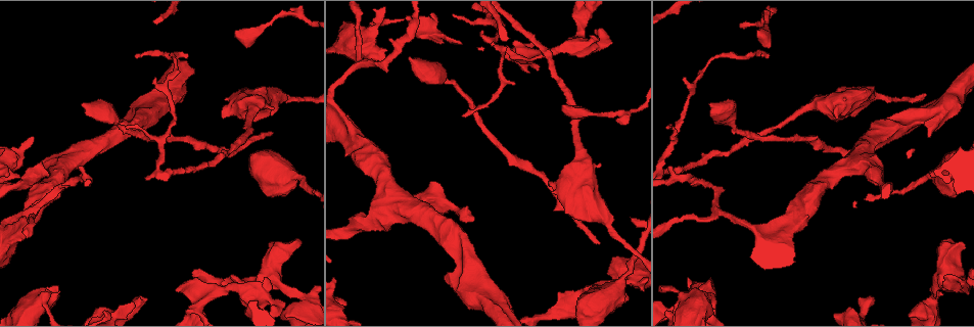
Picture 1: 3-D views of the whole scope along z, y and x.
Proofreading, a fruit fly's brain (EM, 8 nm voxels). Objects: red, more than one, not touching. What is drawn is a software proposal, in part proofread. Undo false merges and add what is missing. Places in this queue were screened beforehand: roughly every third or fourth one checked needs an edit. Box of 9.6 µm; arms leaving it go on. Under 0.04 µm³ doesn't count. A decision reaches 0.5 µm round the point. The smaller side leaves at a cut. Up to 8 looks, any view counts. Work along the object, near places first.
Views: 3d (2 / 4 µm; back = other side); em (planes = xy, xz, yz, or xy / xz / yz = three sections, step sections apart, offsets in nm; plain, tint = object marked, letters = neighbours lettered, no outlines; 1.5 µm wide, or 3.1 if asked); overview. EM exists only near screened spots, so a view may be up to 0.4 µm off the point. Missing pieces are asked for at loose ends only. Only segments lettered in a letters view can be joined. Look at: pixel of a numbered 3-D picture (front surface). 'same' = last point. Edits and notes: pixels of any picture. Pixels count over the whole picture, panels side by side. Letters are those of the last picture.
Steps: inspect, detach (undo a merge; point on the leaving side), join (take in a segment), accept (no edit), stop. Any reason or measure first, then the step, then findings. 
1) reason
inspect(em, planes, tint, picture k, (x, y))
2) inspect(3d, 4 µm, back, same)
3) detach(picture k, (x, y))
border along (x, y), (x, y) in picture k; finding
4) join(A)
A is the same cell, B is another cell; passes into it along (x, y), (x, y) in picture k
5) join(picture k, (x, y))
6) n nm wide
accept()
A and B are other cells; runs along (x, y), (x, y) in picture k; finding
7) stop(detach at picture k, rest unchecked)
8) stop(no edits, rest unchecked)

tapers out
inspect(3d, 2 µm, picture 1, (599, 243))

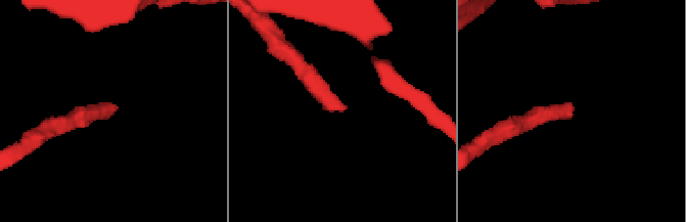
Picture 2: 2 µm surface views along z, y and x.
inspect(em, planes, letters, picture 2, (118, 109))

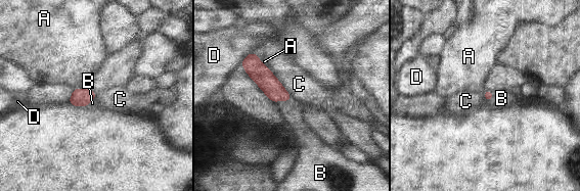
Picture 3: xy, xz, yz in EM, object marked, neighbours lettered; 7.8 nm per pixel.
join(B)
B is the same cell, A, C and D are other cells; the cell continues

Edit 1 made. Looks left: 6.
inspect(overview)

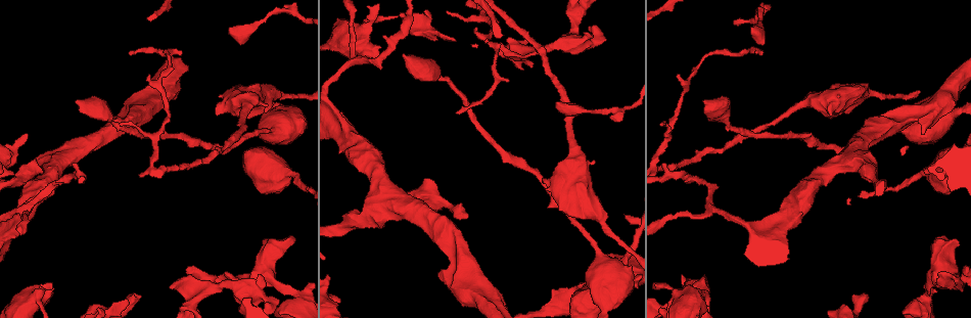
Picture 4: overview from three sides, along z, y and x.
branch stops here
inspect(3d, 2 µm, picture 4, (129, 54))

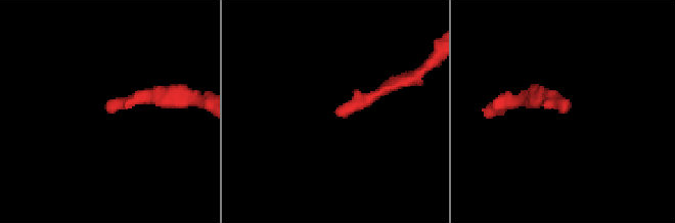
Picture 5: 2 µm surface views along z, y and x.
inspect(em, xy, step 4, letters, picture 5, (106, 107))

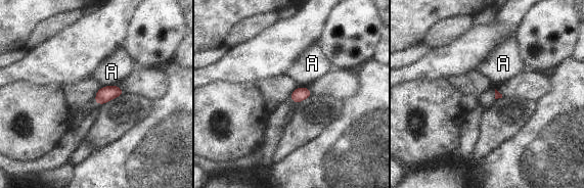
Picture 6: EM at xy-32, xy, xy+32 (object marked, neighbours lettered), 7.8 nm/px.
A touches over 110 nm
accept()
A is another cell; no lettered segment goes on from it

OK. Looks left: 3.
free end
inspect(3d, 2 µm, picture 4, (679, 75))

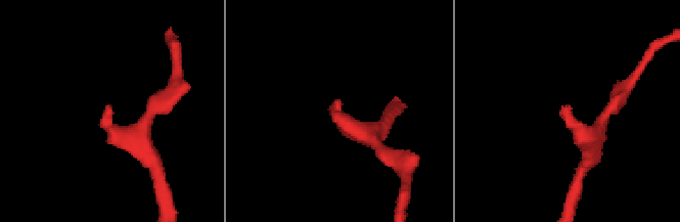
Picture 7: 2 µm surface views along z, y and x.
shape alone is not enough
inspect(em, planes, letters, picture 7, (338, 104))

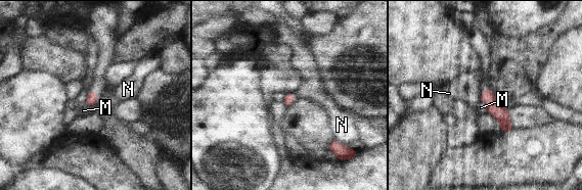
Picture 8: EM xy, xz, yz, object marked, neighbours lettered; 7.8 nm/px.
accept()
M and N are other cells; border along (97, 100), (93, 104), (84, 106) in picture 8; no lettered segment goes on from it

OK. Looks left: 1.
stop(join at picture 3, rest unchecked)

